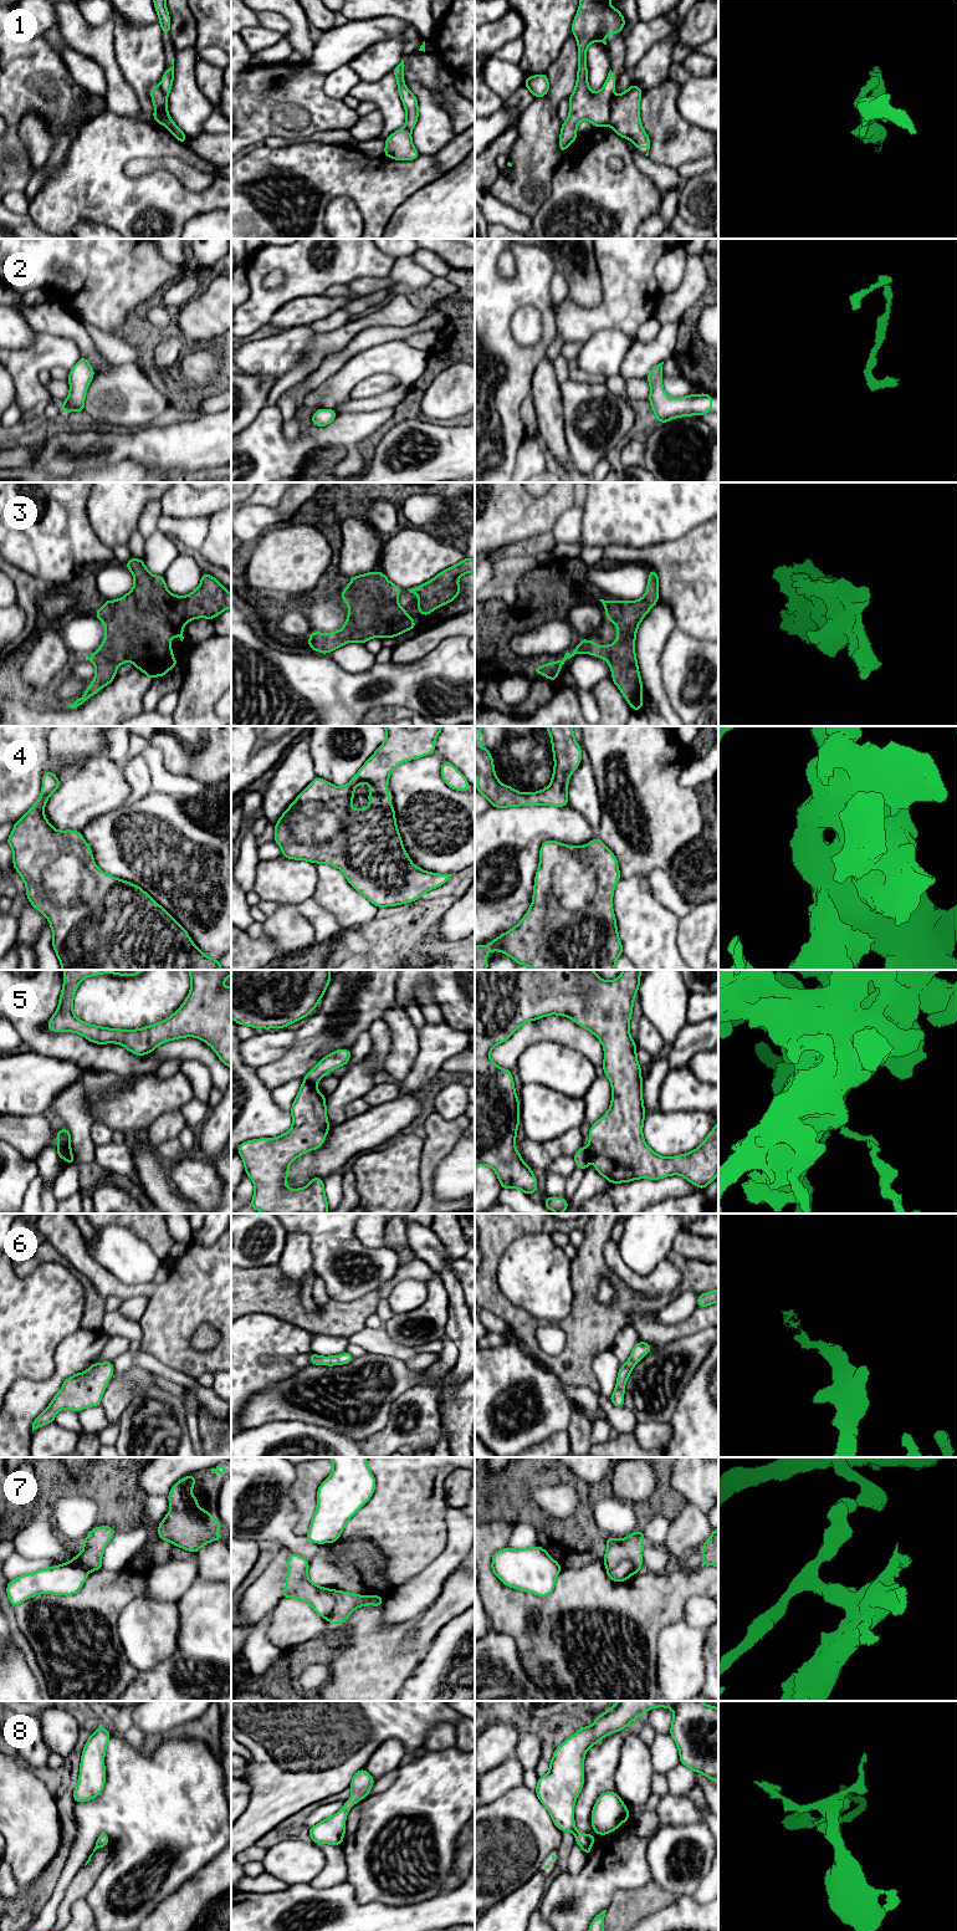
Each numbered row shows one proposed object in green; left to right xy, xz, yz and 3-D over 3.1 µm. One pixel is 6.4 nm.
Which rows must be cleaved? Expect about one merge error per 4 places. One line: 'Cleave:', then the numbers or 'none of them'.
Cleave: 1, 5, 7

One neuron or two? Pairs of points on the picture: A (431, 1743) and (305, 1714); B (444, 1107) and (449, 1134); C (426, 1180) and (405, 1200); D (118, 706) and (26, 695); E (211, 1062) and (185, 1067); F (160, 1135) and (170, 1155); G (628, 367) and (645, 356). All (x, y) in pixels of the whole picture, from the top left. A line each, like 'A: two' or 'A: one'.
A: two
B: two
C: two
D: two
E: two
F: two
G: one

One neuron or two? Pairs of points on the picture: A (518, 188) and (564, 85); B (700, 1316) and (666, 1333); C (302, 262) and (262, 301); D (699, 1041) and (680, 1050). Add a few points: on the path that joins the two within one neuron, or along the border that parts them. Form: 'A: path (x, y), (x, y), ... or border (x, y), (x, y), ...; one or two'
A: path (533, 162), (538, 141), (540, 118), (543, 111); one
B: path (691, 1324), (675, 1332); one
C: path (300, 275), (275, 299); one
D: path (694, 1041), (685, 1046); one

